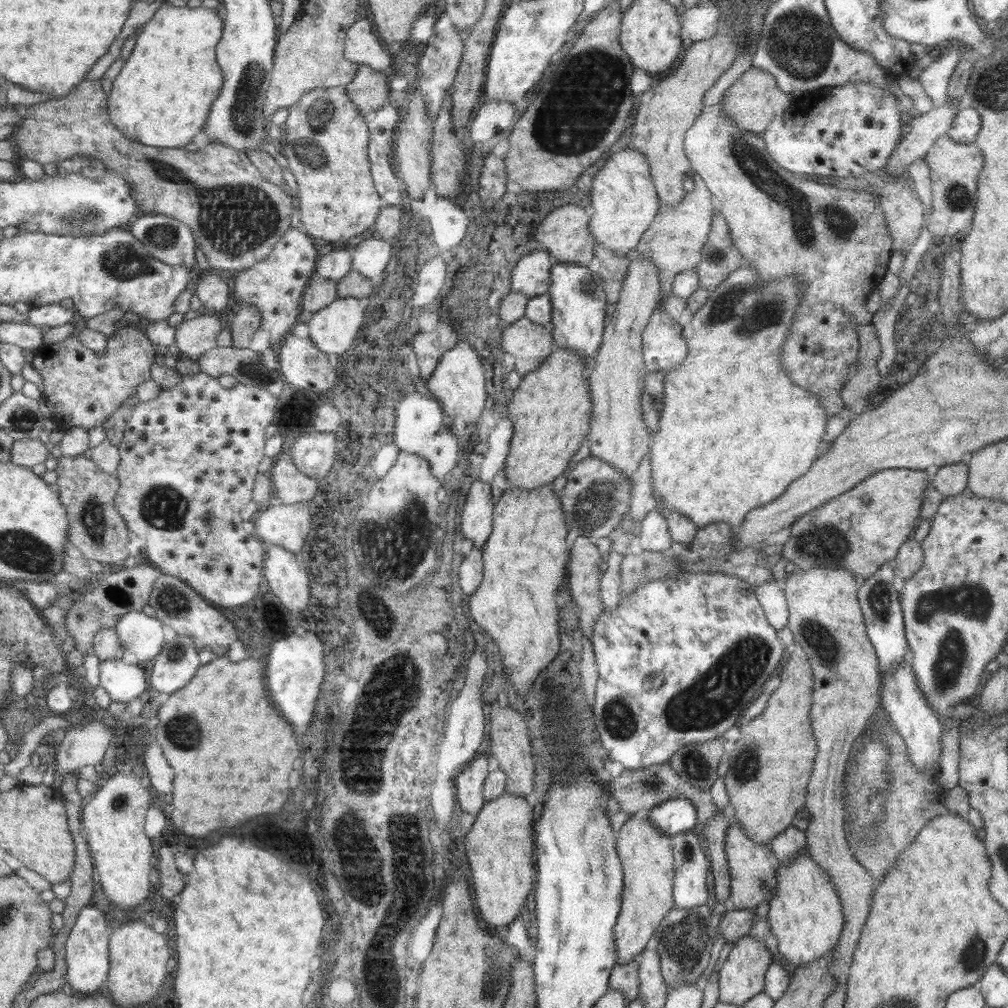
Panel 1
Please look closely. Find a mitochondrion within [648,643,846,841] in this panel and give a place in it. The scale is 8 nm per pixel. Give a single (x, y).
(746, 765)

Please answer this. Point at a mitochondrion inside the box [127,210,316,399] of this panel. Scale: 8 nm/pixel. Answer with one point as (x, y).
(160, 236)

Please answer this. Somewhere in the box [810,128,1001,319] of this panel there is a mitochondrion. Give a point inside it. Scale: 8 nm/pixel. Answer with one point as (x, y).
(958, 197)

